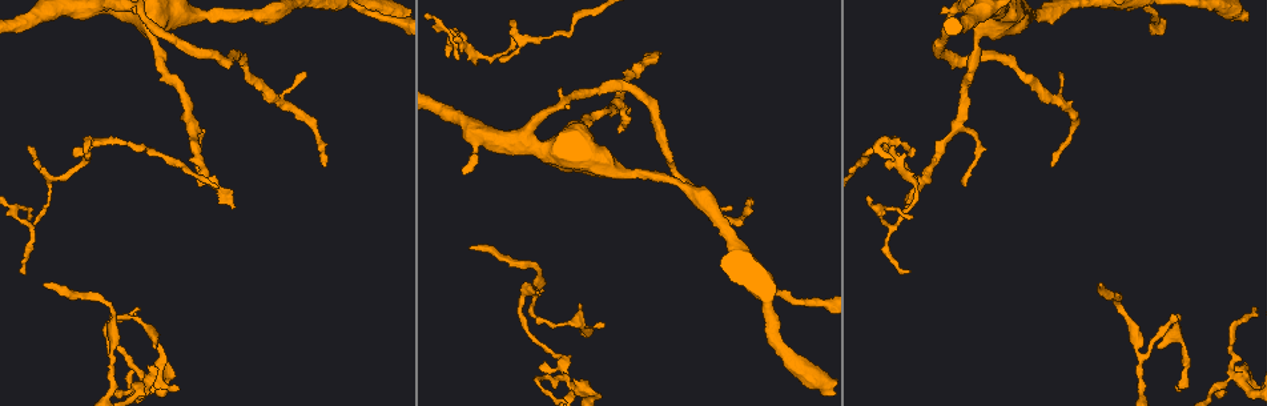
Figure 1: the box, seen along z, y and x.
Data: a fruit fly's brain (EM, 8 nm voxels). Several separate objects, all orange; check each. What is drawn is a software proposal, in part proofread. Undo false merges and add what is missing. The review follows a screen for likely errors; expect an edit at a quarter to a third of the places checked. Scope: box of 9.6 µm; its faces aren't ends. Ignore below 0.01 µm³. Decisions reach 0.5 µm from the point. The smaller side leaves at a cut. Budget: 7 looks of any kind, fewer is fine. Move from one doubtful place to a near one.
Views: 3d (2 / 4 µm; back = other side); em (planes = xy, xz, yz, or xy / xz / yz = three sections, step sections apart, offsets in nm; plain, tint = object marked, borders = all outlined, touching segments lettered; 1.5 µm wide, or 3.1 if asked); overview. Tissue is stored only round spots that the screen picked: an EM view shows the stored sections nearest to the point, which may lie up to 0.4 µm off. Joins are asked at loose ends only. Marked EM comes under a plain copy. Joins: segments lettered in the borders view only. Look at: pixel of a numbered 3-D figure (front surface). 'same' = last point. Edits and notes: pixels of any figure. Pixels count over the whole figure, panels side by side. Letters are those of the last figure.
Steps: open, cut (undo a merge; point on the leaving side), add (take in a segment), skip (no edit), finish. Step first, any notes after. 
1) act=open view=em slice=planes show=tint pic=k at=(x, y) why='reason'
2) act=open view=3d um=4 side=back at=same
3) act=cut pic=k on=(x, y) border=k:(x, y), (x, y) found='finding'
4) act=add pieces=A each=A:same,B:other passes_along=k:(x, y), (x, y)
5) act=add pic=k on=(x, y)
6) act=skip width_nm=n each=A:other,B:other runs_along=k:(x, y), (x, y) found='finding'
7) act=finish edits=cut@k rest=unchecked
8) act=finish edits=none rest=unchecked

act=open view=3d um=4 side=back pic=1 at=(27, 145) why='branch stops here'

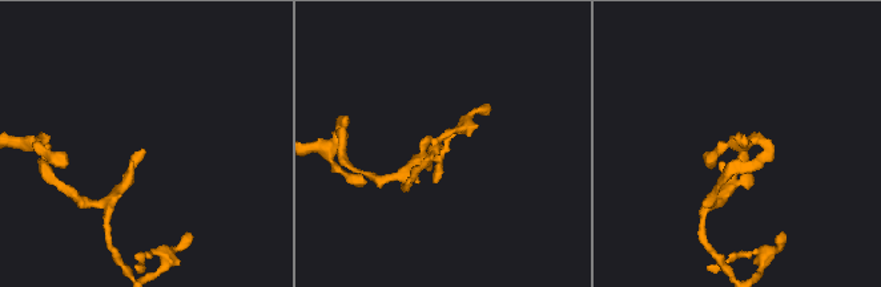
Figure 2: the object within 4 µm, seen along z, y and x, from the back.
act=open view=em slice=planes show=borders pic=2 at=(741, 152)

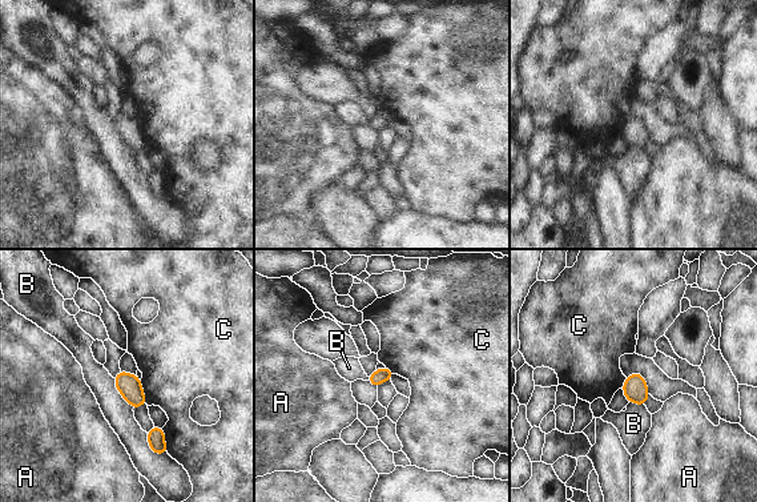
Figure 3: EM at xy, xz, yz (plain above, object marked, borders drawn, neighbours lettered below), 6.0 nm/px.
act=skip longest_contact=B:180nm each=A:other,B:other,C:other border=3:(140, 380), (147, 404) found='no lettered segment goes on from it'

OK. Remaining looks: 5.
act=open view=em slice=yz step=8 show=borders pic=1 at=(468, 248) why='free end'

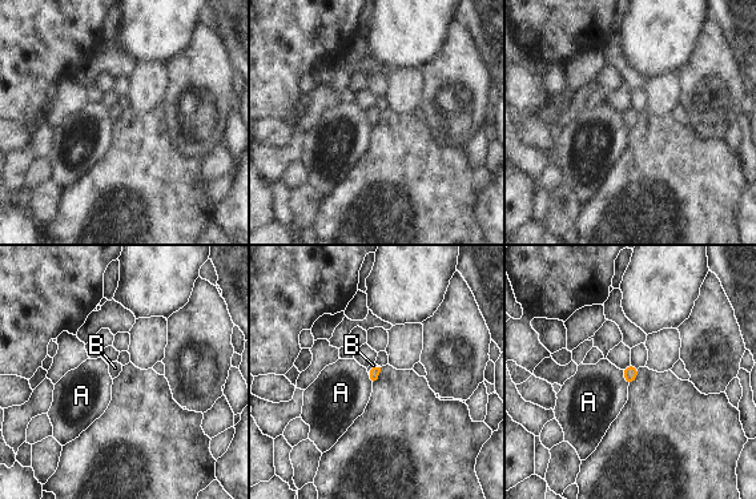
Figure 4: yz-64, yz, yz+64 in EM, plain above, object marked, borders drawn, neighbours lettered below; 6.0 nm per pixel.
act=open view=em slice=planes show=borders at=same why='another direction'

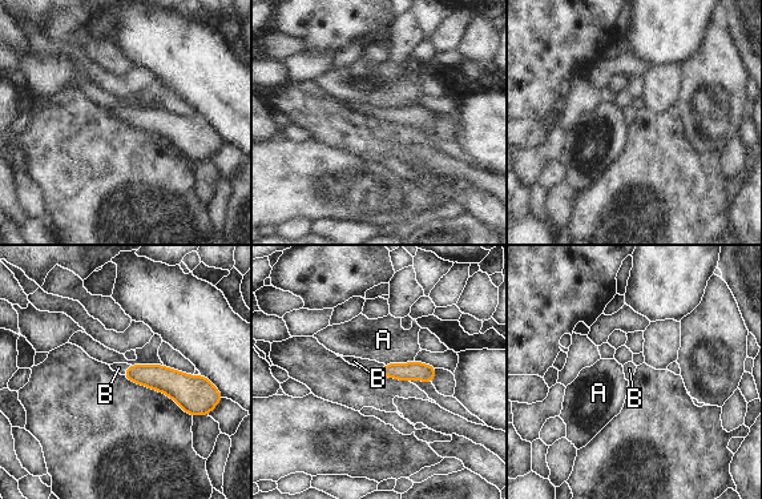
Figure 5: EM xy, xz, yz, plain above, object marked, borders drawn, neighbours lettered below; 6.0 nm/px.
act=add pic=5 on=(119, 367) longest_contact=A:190nm each=A:other,B:same passes_along=5:(160, 378), (125, 370), (119, 367) found='it goes on there'

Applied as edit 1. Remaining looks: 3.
act=open view=overview

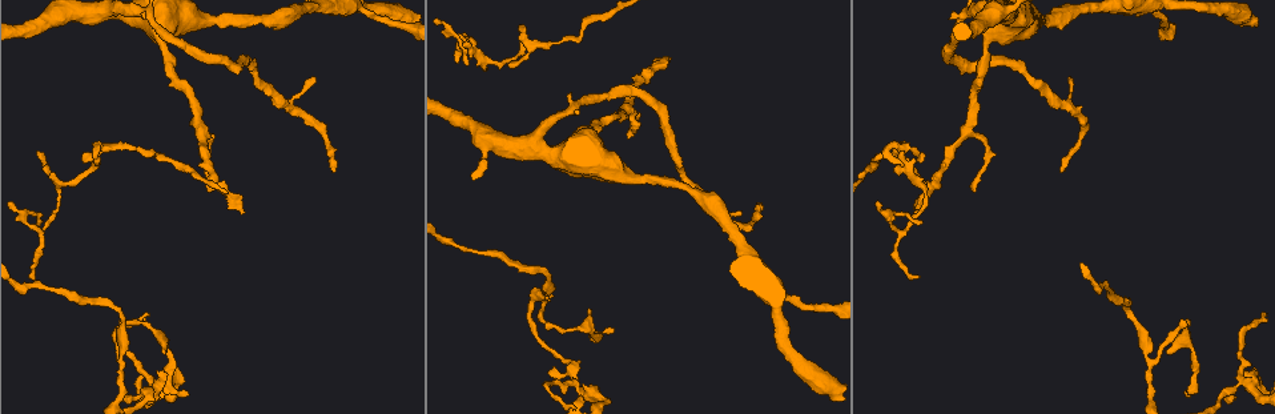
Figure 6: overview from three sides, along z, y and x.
act=open view=em slice=xy step=4 show=tint pic=6 at=(589, 395) why='thin neck'

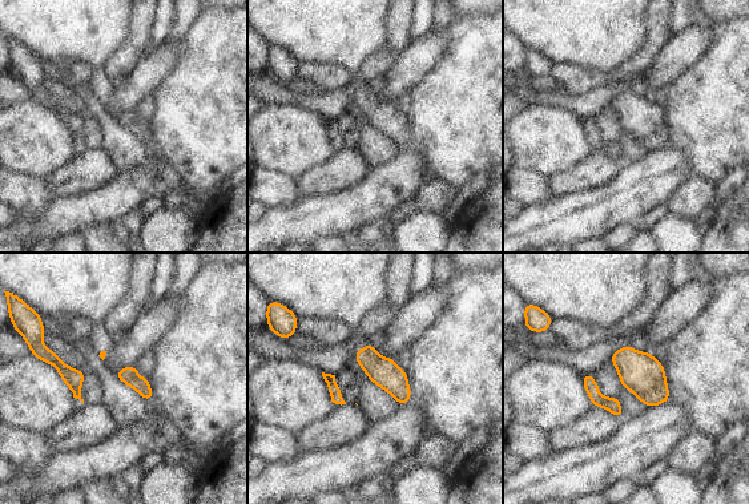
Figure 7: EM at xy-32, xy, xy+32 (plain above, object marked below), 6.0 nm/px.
act=open view=em slice=planes show=borders at=same why='cut it another way'

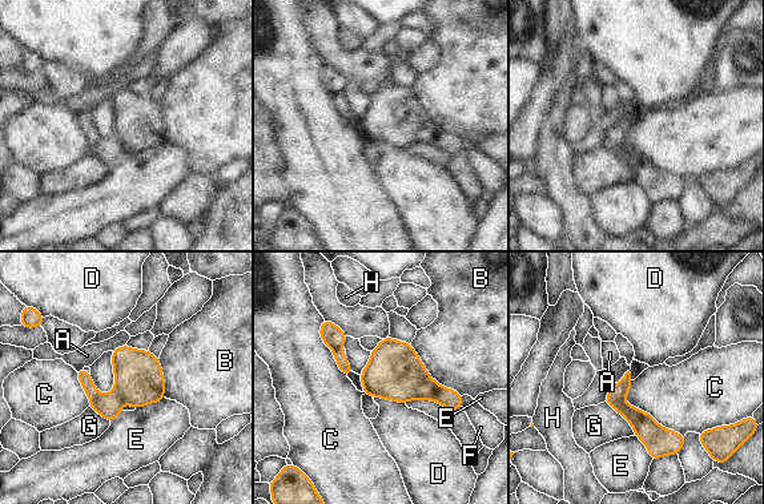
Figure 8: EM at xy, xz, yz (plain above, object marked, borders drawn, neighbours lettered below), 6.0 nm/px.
act=cut pic=8 on=(341, 359) width_nm=300 each=A:other,B:other,C:other,D:other,E:other,F:other,G:other,H:other part_leaving=8:(614, 388), (658, 439), (676, 440) found='a second neuron is stuck on'

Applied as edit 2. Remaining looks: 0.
act=finish edits=add@5,cut@8 rest=unchecked

